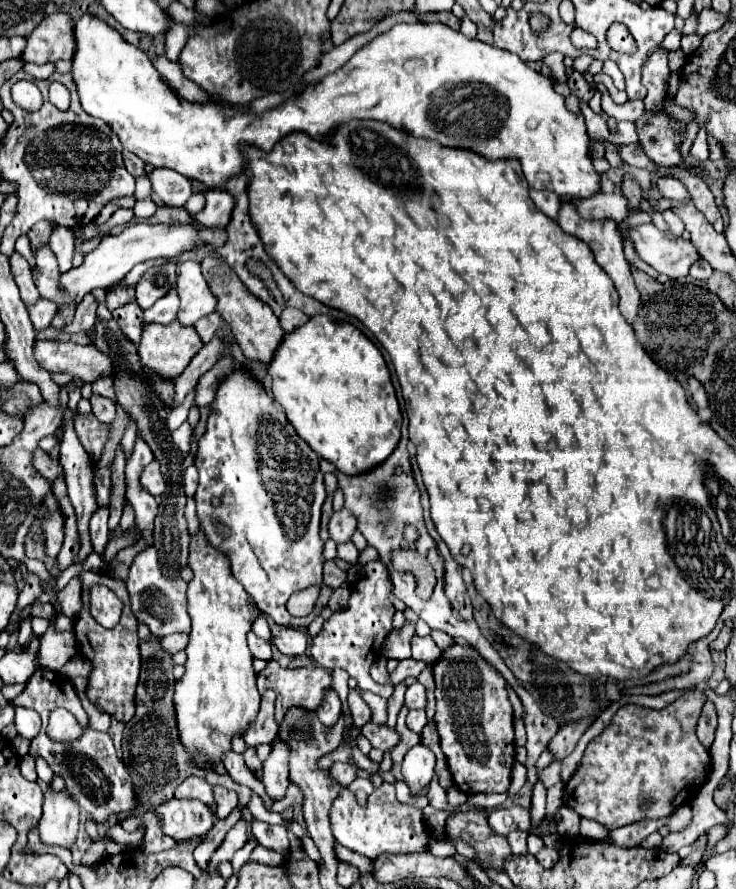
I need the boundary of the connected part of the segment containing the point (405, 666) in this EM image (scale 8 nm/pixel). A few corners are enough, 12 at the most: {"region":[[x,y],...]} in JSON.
{"region":[[403,659],[391,673],[391,683],[397,685],[409,675],[417,677],[433,663]]}

